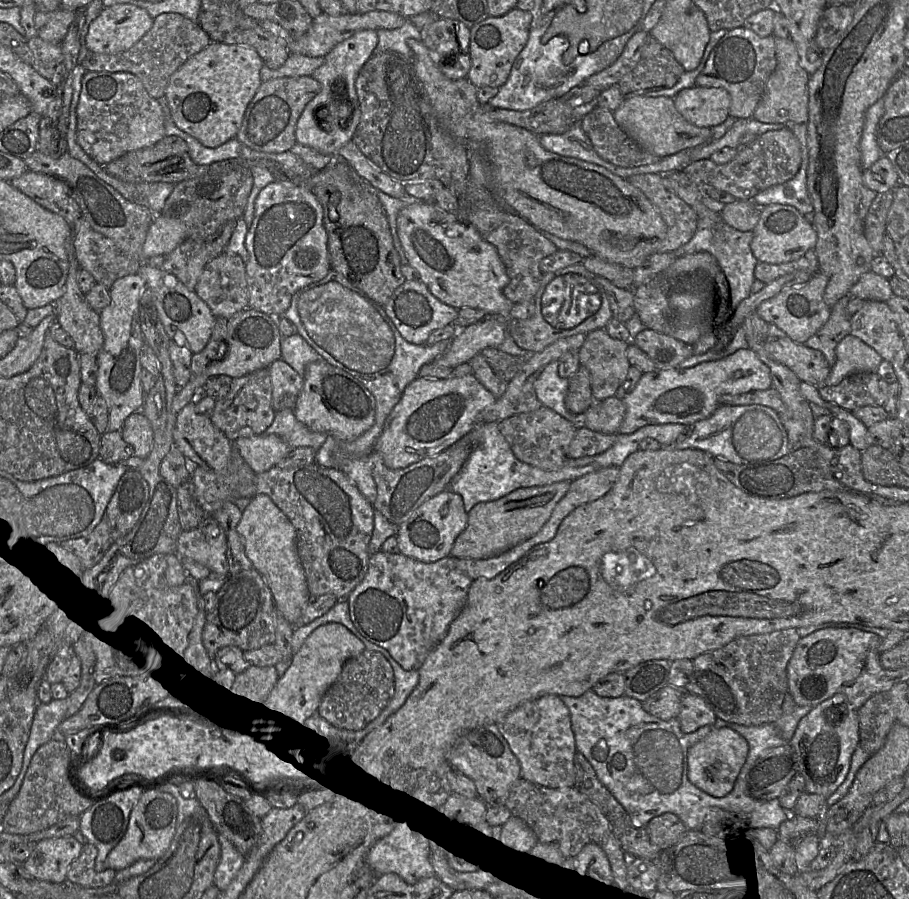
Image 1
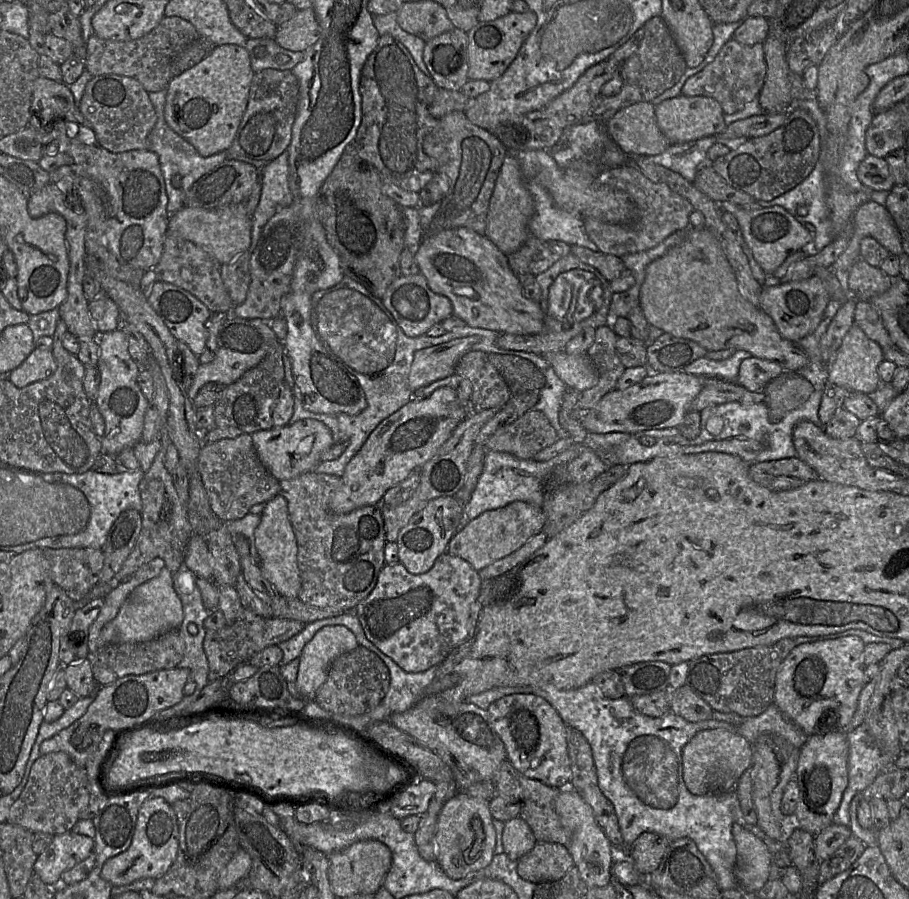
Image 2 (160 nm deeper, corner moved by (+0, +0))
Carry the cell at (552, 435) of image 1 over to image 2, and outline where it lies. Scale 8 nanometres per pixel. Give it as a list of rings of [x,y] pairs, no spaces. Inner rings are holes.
[[[532,409],[499,429],[485,447],[488,451],[506,452],[519,459],[531,460],[559,439],[547,416],[542,411]]]

